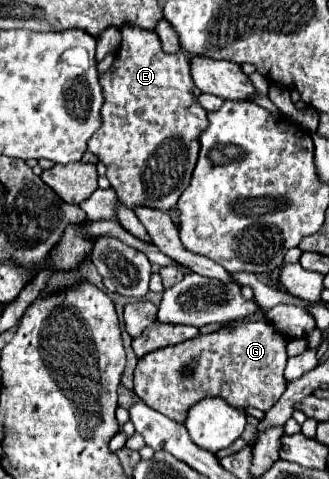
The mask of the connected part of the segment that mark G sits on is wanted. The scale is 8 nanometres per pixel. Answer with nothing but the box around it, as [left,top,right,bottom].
[135,319,287,423]

